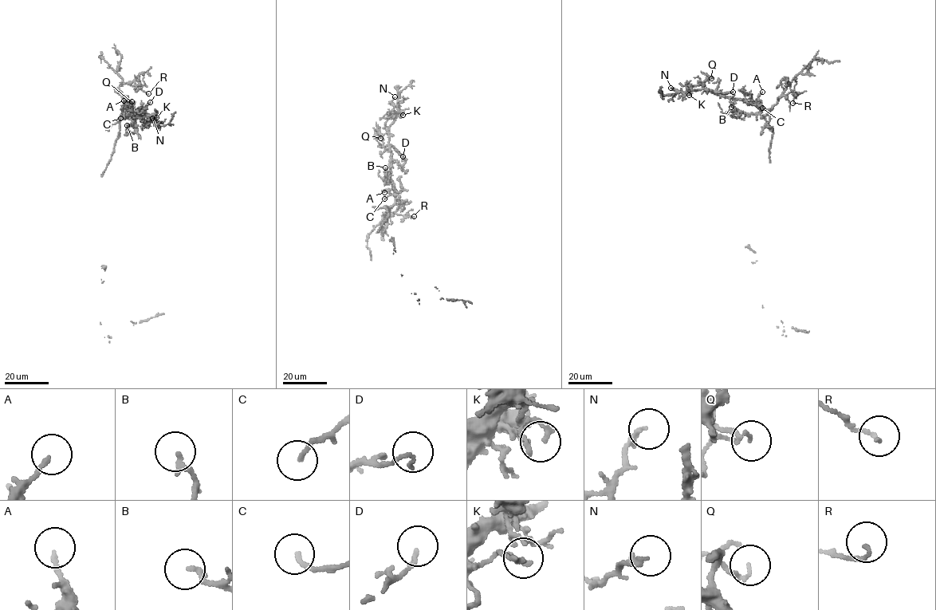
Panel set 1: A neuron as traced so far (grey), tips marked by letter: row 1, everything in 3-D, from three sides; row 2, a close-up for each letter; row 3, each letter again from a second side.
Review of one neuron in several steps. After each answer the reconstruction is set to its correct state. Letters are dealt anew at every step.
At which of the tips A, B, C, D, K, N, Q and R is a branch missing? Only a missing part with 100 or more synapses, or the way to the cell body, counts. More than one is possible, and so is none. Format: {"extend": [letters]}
{"extend": []}

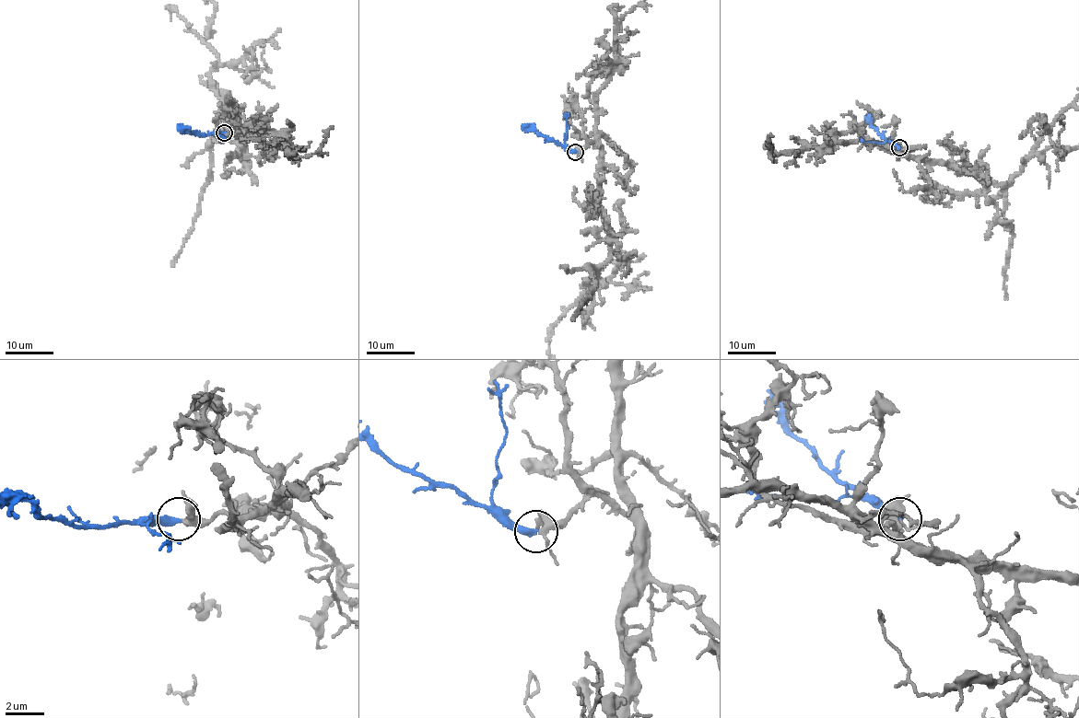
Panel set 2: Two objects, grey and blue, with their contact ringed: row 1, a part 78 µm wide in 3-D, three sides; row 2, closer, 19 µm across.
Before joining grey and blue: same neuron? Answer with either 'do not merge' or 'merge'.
merge

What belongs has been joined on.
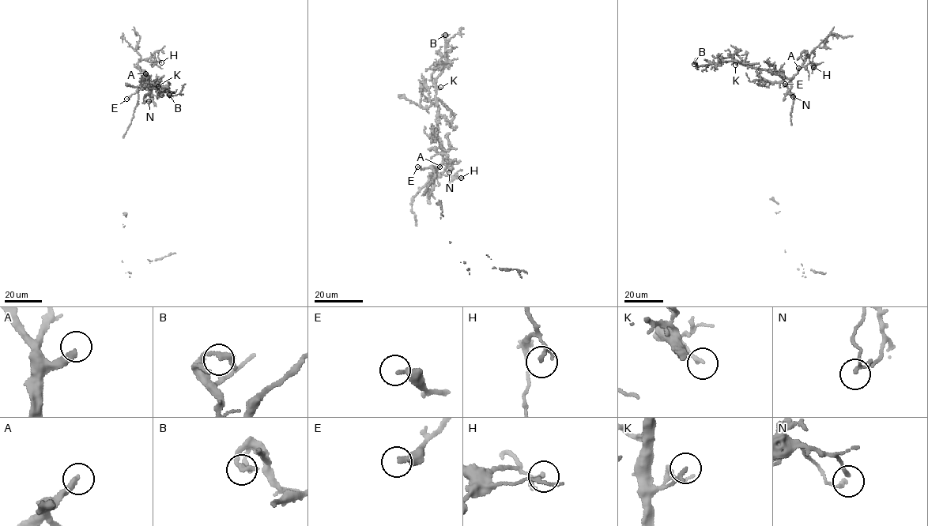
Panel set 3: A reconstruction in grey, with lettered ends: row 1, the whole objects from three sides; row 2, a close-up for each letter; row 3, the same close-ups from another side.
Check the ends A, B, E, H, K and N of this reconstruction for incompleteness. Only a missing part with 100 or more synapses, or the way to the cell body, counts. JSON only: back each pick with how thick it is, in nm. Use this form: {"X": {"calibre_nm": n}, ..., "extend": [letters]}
{"A": {"calibre_nm": 280}, "E": {"calibre_nm": 320}, "extend": ["A", "E"]}

